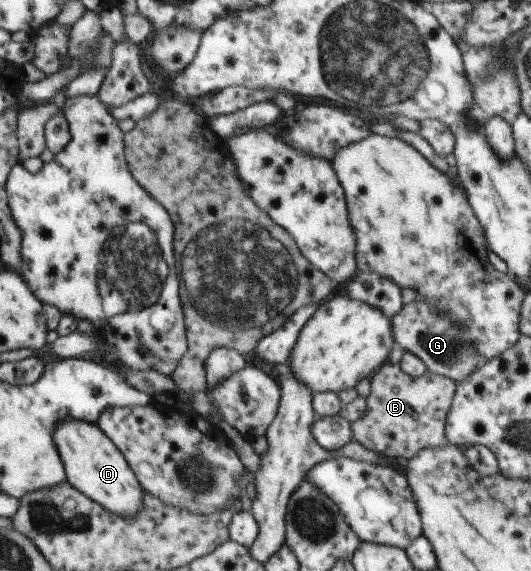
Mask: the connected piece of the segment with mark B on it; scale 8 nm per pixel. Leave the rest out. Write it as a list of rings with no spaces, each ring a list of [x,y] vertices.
[[[385,363],[373,373],[373,376],[370,376],[369,380],[370,392],[365,398],[366,413],[360,419],[350,423],[350,431],[355,441],[383,457],[406,459],[413,458],[424,448],[440,447],[447,443],[444,427],[452,400],[455,398],[453,388],[456,388],[449,377],[445,378],[427,370],[421,376],[410,377],[399,368],[397,363]]]

